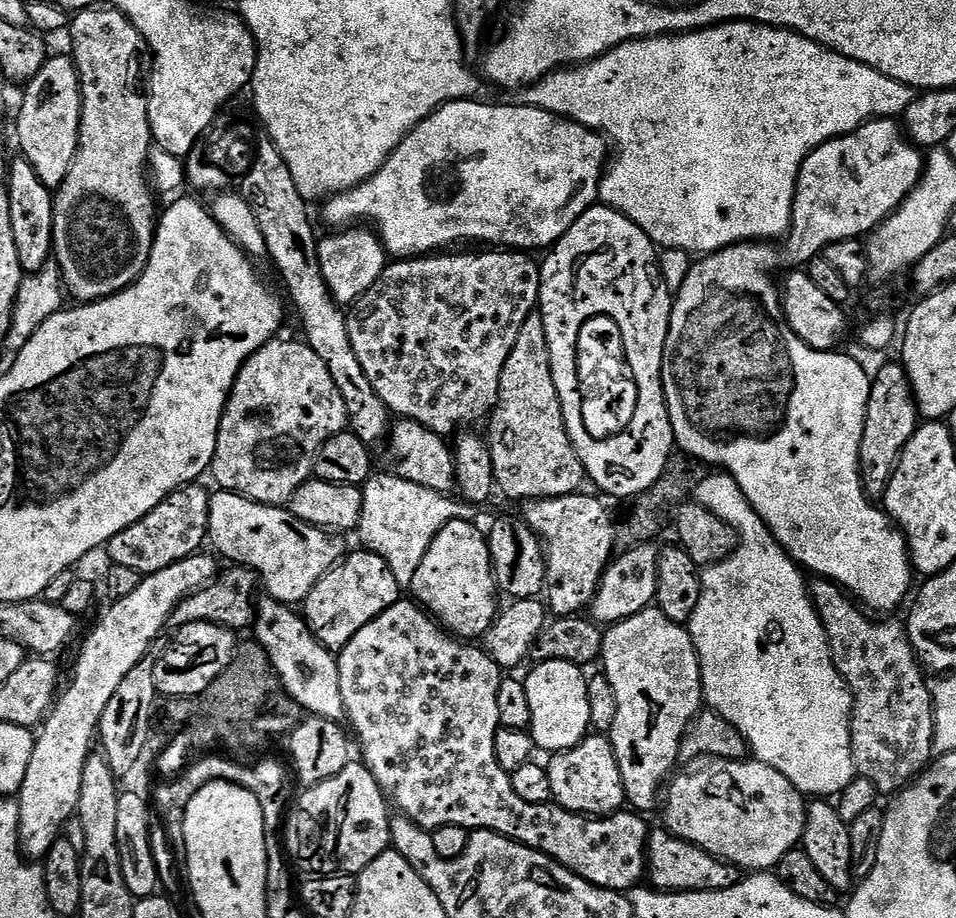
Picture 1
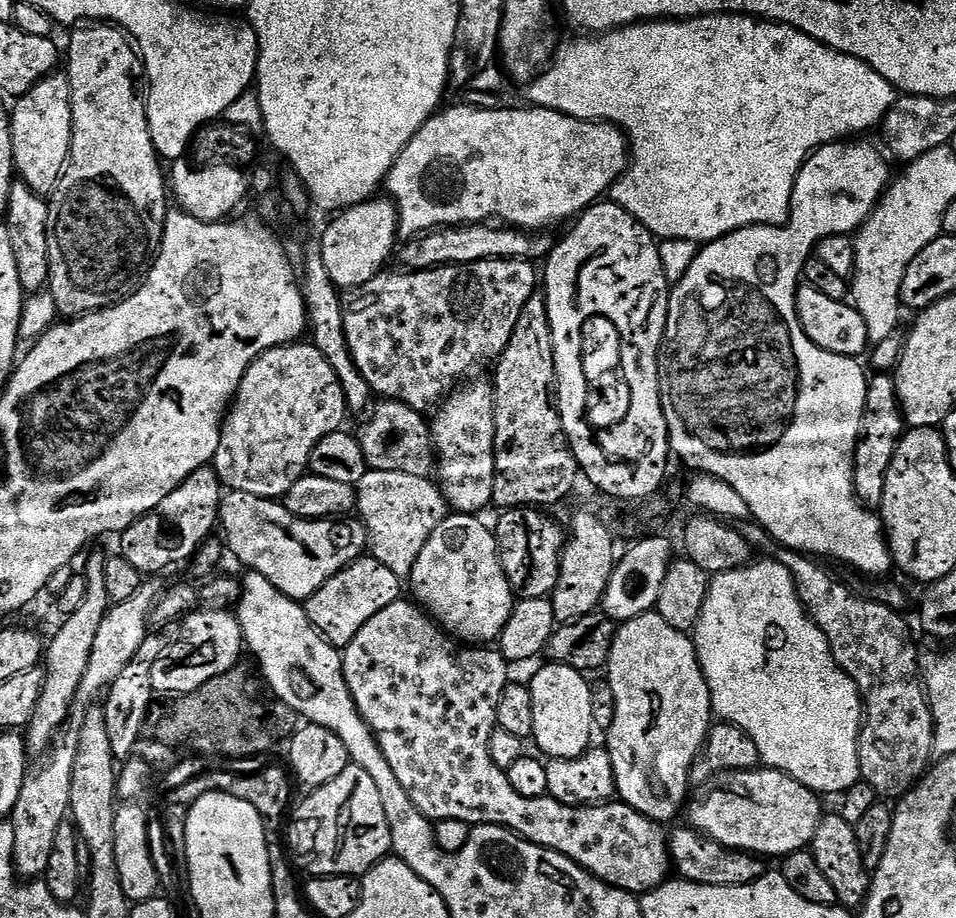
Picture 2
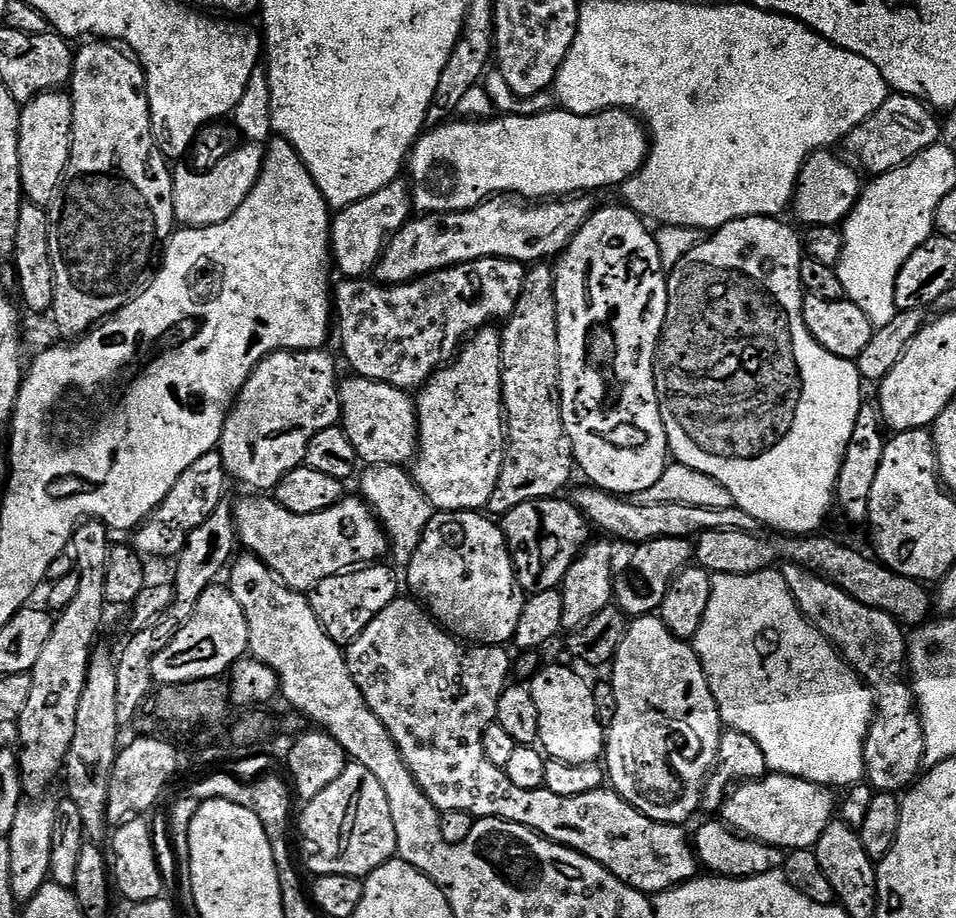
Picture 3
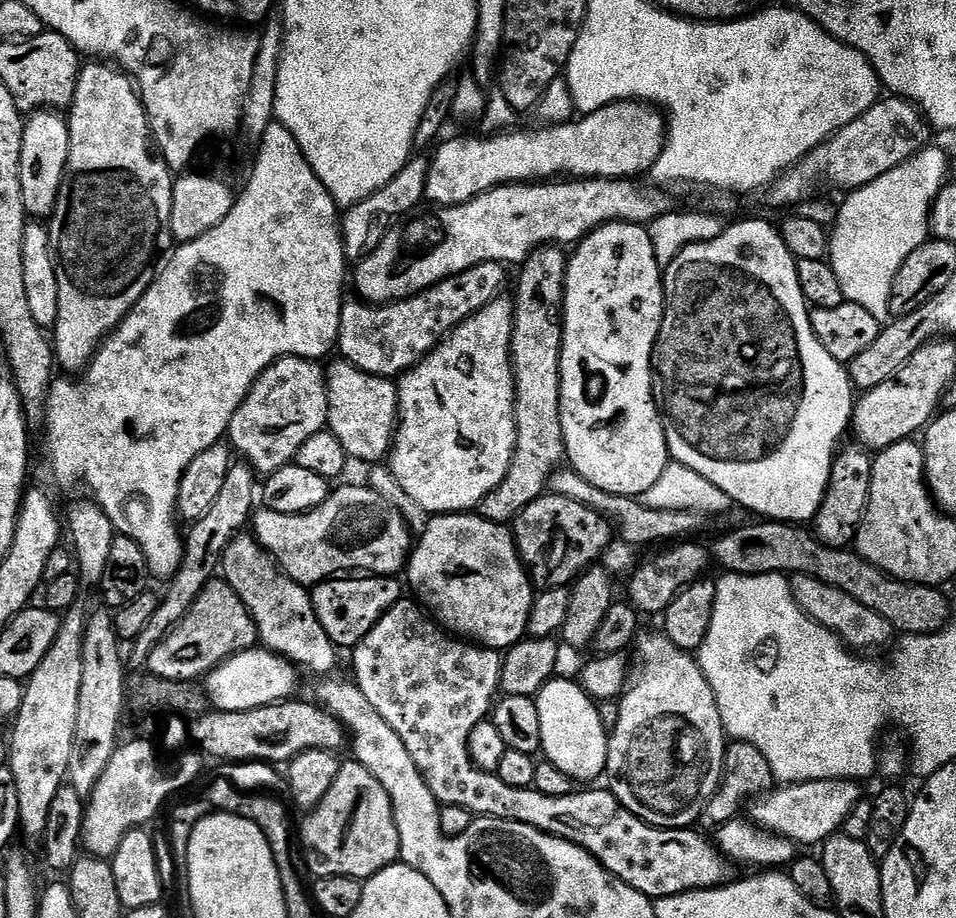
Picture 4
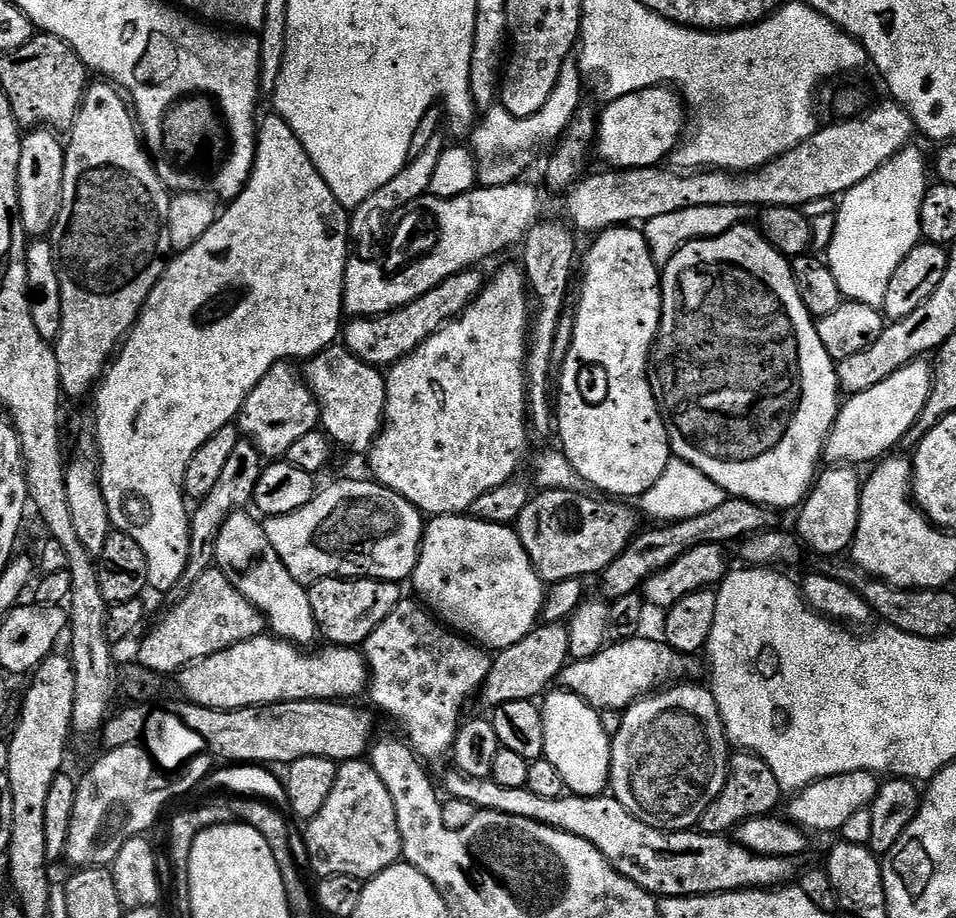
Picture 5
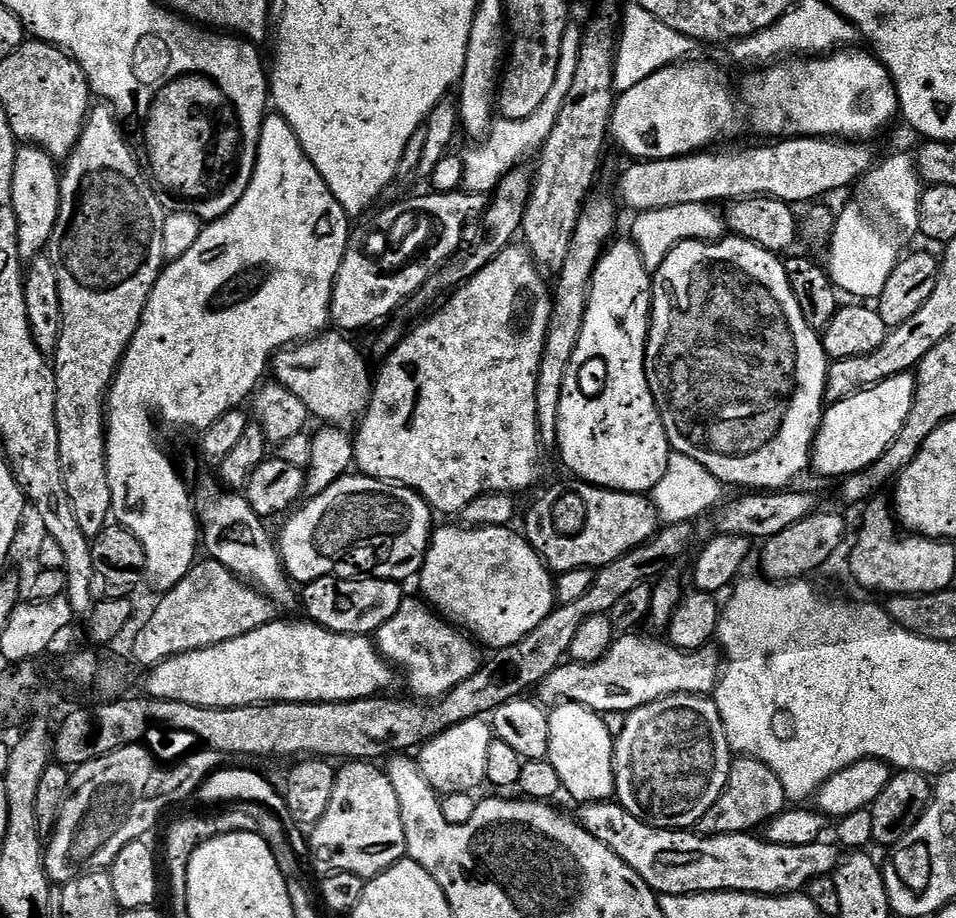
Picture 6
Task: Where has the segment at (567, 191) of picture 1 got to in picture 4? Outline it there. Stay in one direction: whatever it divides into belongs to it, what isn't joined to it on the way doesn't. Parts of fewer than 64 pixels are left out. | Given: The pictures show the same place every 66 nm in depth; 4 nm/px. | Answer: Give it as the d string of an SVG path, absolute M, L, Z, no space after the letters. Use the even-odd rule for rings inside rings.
M619 100L581 115L579 119L539 126L533 132L505 130L483 138L479 135L464 136L461 140L441 143L435 149L437 152L430 156L425 197L433 200L433 205L451 206L470 202L502 184L548 182L553 178L640 178L643 172L645 175L652 169L658 154L664 149L665 117L647 102Z

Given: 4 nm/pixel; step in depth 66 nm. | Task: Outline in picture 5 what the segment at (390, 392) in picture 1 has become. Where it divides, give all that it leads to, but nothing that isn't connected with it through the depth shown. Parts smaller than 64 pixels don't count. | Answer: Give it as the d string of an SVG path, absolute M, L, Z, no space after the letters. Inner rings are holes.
M465 270L454 274L434 286L434 290L422 294L422 298L393 312L349 319L342 328L343 347L362 362L371 364L373 368L384 370L396 364L409 356L422 342L426 342L426 338L430 338L438 329L446 327L450 321L468 309L468 305L479 296L486 283L486 276L476 271L480 270Z

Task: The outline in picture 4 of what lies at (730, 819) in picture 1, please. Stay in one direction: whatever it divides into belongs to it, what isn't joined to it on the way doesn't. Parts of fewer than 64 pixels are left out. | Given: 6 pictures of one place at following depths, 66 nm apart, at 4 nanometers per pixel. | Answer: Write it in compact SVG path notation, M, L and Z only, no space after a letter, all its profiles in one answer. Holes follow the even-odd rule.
M805 780L802 784L784 784L778 788L761 795L751 805L750 819L759 828L790 838L798 846L820 846L837 835L850 810L862 799L861 785L854 780Z

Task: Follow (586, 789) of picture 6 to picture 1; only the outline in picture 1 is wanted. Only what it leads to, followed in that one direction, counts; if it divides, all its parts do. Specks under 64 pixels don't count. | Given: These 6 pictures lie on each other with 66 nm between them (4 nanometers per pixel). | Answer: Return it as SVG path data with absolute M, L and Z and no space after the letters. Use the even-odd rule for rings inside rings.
M541 660L535 667L524 680L526 698L530 698L532 740L541 753L544 751L547 754L578 746L592 728L590 701L586 698L588 676L585 669L581 665L561 660Z

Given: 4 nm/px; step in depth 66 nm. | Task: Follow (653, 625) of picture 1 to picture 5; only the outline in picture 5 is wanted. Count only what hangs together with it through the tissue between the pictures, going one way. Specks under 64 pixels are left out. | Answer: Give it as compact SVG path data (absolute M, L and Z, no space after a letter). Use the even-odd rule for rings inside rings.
M680 682L675 686L665 687L657 690L631 704L623 713L624 721L618 734L611 737L612 742L612 775L610 777L610 792L615 796L616 801L624 807L635 820L640 820L644 824L649 824L655 828L664 828L668 832L683 832L697 827L702 818L702 814L718 798L722 786L728 777L728 761L730 759L730 741L724 734L724 723L720 717L720 711L716 705L716 700L707 687L699 688L696 682Z

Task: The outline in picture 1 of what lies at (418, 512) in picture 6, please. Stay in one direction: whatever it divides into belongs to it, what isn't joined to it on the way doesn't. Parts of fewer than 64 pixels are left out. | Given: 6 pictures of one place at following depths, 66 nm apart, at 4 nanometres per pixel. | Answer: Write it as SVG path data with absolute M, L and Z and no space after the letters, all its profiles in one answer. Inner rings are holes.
M237 492L211 493L208 540L233 565L250 568L262 581L271 599L289 606L303 605L316 583L335 568L346 549L339 535L315 528L297 518L287 507L259 504Z

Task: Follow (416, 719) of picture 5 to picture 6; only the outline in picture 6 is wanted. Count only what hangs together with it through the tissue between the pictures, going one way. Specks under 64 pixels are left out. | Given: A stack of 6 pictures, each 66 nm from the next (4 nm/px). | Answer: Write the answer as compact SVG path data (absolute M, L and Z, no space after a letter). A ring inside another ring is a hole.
M405 598L398 614L394 614L394 618L387 620L375 632L374 643L393 669L401 668L408 675L408 688L420 702L439 702L482 666L481 649L420 598Z

